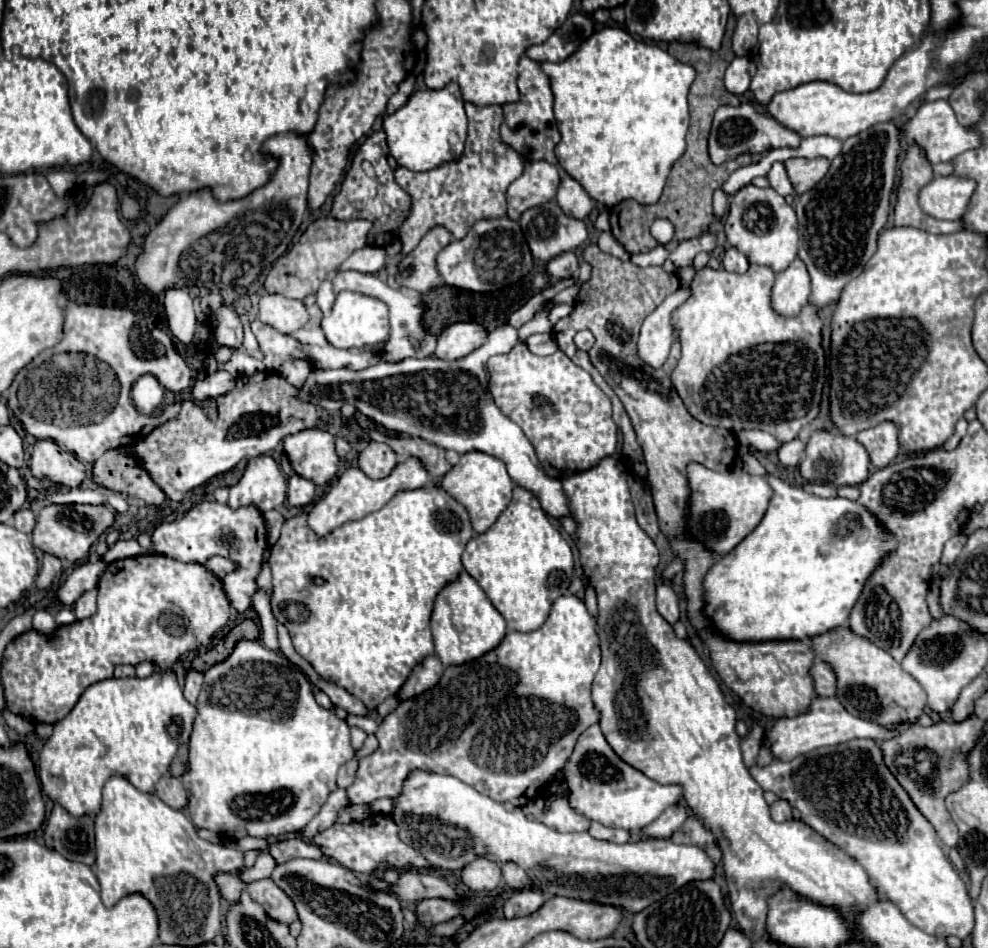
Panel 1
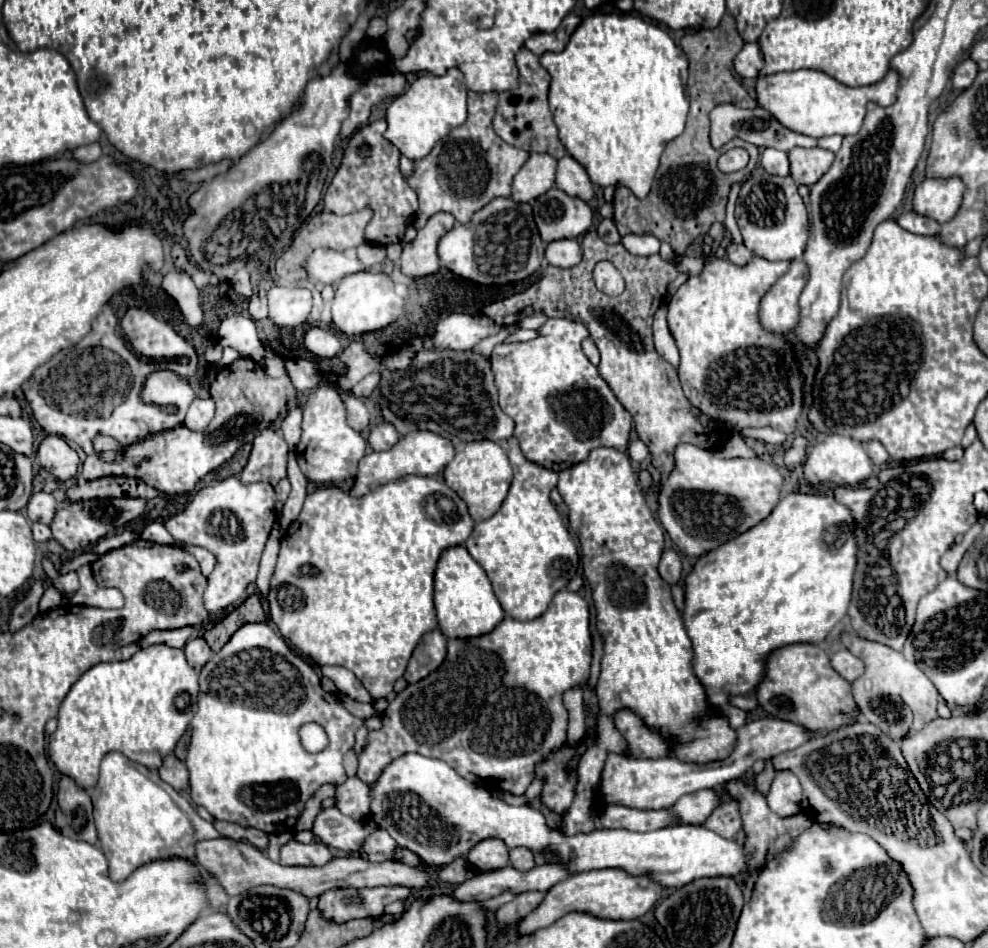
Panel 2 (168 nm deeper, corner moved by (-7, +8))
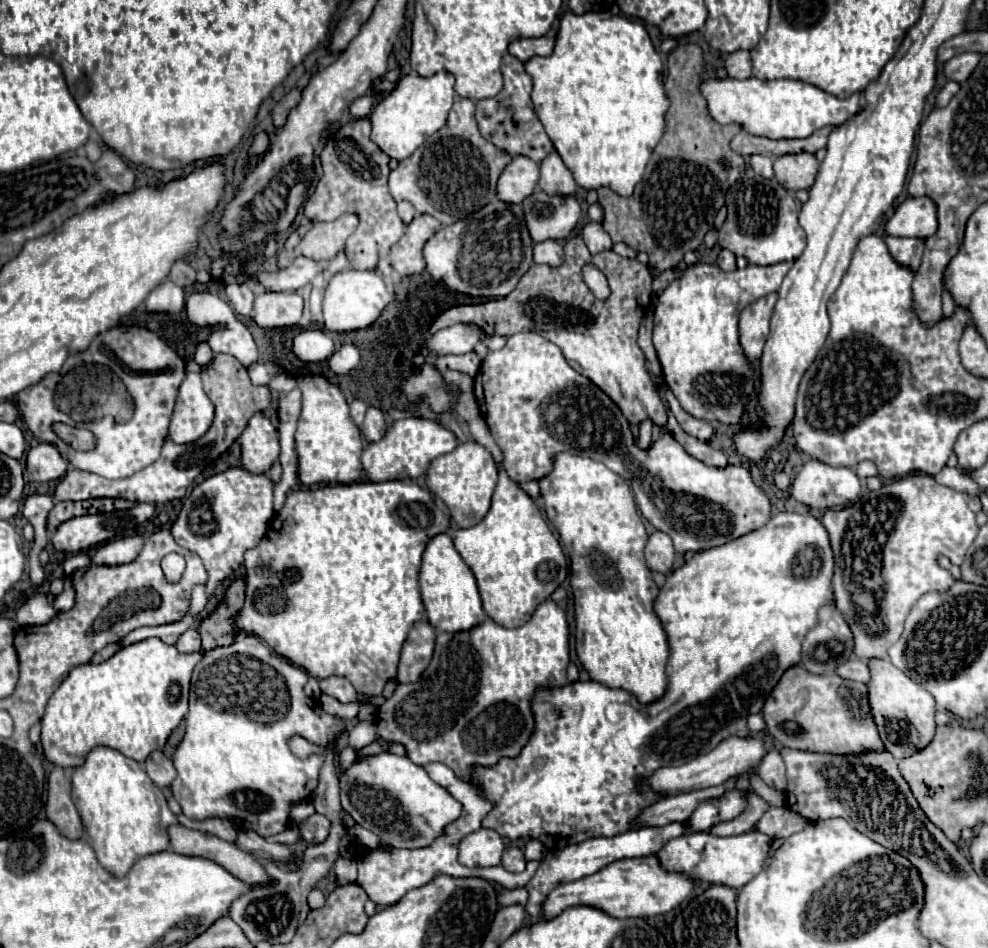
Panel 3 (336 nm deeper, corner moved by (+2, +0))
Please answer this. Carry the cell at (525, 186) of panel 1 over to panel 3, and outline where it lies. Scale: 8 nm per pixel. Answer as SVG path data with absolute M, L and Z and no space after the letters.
M524 156L512 158L498 180L498 198L508 204L520 204L538 184L540 168L536 162Z

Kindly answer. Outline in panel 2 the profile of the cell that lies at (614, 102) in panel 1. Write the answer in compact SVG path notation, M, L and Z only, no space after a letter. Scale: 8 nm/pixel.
M625 12L593 14L577 26L577 34L559 54L543 54L541 64L551 74L549 106L567 152L583 164L593 184L627 186L637 198L647 198L665 146L685 128L689 112L687 70L689 60L671 36L655 24Z

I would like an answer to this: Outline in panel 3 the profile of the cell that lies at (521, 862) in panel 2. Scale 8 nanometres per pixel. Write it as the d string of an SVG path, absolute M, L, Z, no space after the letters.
M508 846L502 854L502 866L508 872L522 872L526 868L526 860L524 860L524 852L518 846Z

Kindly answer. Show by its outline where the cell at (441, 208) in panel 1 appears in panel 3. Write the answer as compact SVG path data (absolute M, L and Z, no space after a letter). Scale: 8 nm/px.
M458 94L454 96L448 122L438 132L428 136L410 158L402 160L400 166L390 172L390 194L396 202L408 200L414 204L416 212L432 214L444 226L458 222L460 218L466 218L492 202L496 196L498 176L512 158L482 138L474 120L474 110L474 100Z

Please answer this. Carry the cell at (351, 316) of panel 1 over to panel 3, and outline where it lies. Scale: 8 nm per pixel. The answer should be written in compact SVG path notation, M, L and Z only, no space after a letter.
M344 270L330 278L328 288L324 292L324 326L332 332L348 332L348 330L360 330L364 326L370 326L384 306L392 300L392 294L388 292L382 276L372 270Z

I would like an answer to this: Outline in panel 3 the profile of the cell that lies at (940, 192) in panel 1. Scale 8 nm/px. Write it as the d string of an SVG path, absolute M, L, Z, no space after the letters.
M906 198L884 226L888 236L920 240L934 236L936 230L936 204L930 198Z

